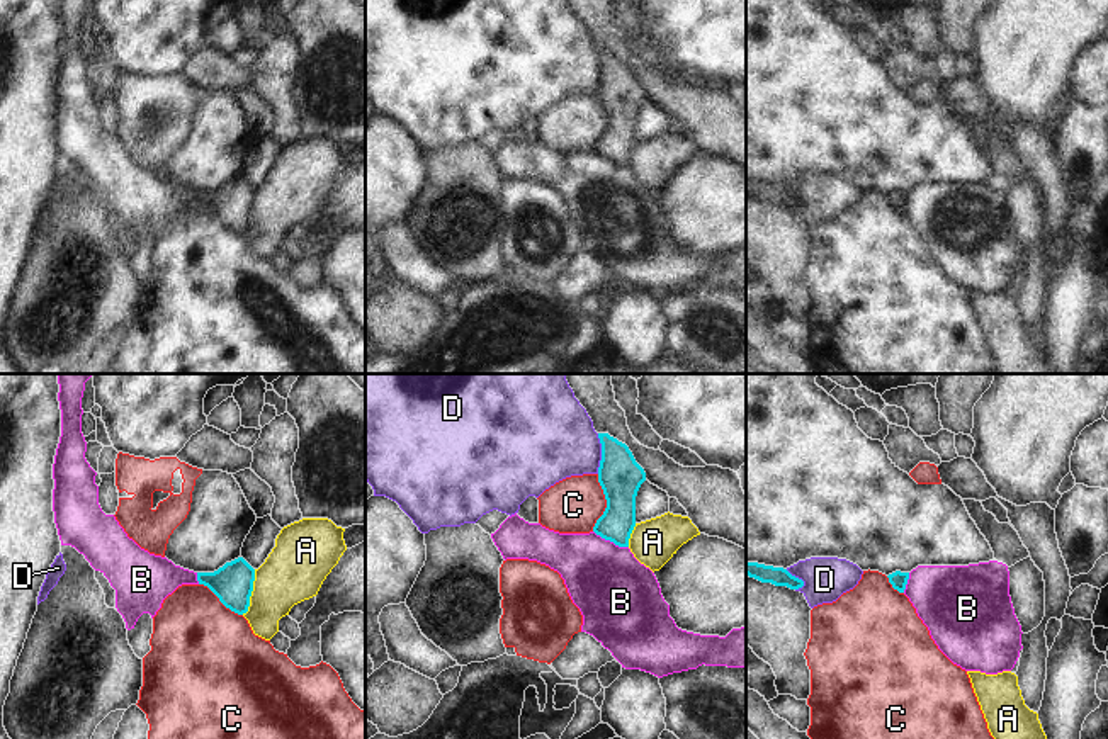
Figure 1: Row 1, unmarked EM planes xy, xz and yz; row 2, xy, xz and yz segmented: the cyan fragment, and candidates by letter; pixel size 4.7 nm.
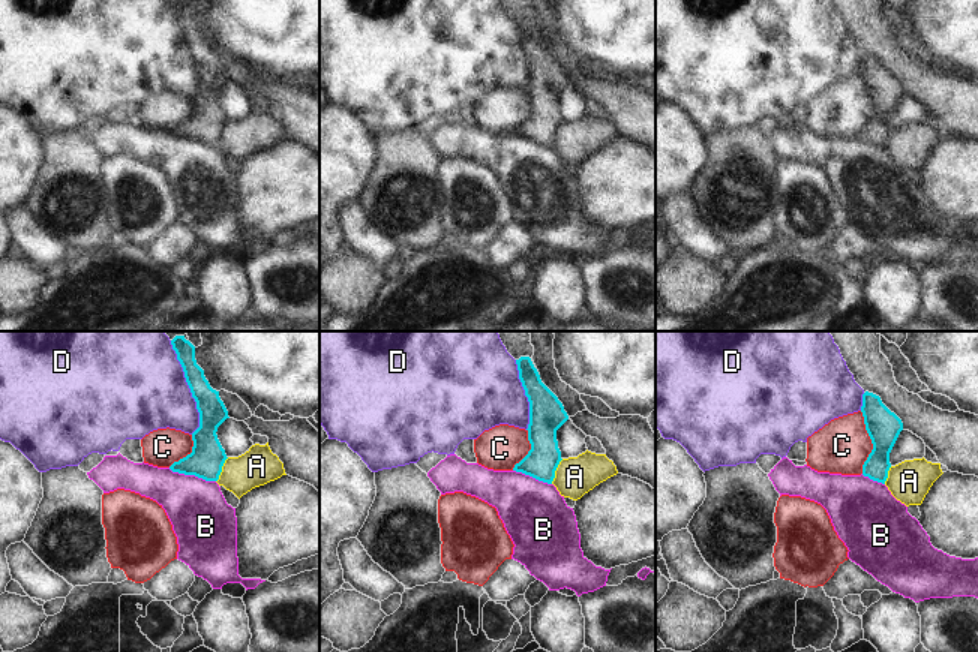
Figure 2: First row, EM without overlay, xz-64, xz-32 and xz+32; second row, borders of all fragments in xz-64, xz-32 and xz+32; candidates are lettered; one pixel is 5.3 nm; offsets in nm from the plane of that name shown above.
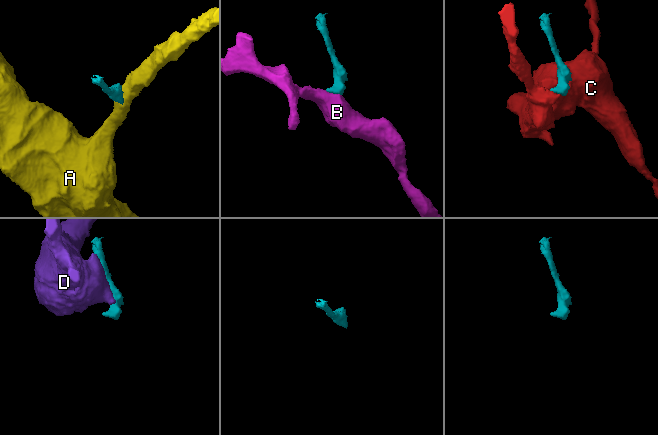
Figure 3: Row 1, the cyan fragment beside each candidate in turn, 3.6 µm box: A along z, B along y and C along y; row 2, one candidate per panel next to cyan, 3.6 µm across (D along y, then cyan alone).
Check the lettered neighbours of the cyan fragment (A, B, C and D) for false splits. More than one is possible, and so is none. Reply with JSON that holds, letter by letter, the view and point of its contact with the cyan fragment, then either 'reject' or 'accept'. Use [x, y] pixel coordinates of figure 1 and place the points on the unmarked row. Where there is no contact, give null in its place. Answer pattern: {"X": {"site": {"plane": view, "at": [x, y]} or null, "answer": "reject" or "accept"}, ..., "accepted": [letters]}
{"A": {"site": {"plane": "xy", "at": [250, 213]}, "answer": "reject"}, "B": {"site": {"plane": "xz", "at": [610, 160]}, "answer": "reject"}, "C": {"site": {"plane": "xz", "at": [607, 123]}, "answer": "reject"}, "D": {"site": {"plane": "xz", "at": [602, 73]}, "answer": "reject"}, "accepted": []}

